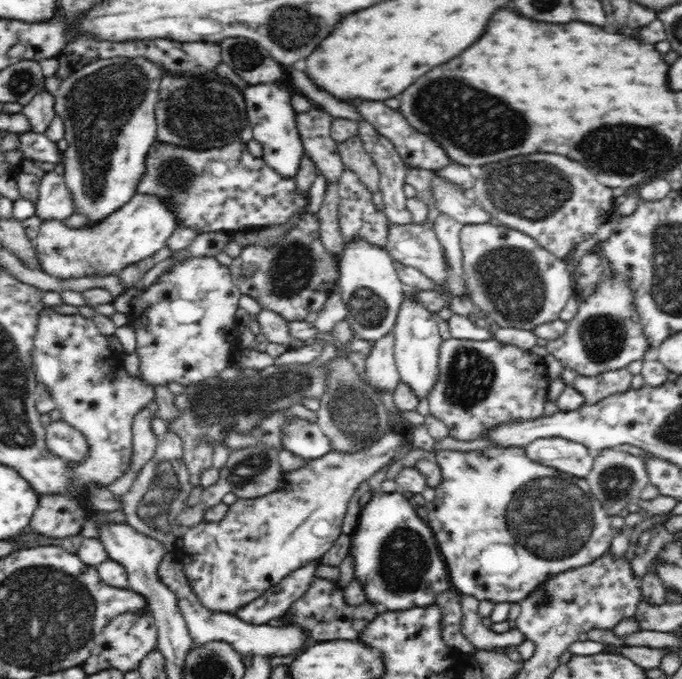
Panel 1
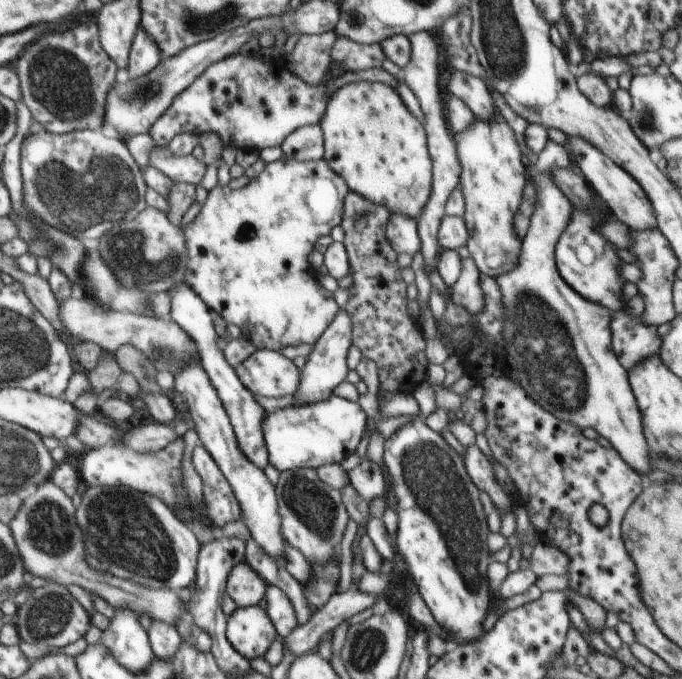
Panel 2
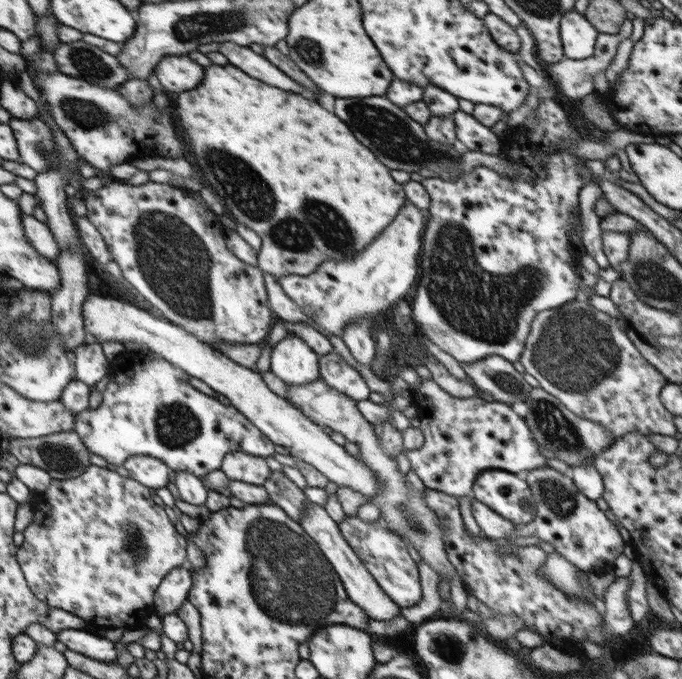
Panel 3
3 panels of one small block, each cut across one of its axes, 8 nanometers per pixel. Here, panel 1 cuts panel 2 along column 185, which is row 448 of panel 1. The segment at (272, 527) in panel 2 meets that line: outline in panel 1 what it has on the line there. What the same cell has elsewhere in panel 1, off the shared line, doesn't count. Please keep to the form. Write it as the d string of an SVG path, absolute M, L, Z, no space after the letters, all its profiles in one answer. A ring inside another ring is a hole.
M397 432L383 435L369 448L354 453L324 453L320 458L308 459L305 465L293 471L285 471L274 491L260 498L238 499L227 508L227 514L218 522L202 522L190 526L182 536L181 563L188 584L204 607L230 613L245 607L261 597L270 587L309 562L318 561L332 548L342 533L342 521L350 499L358 486L368 480L378 469L388 467L395 458L412 448L411 442Z

